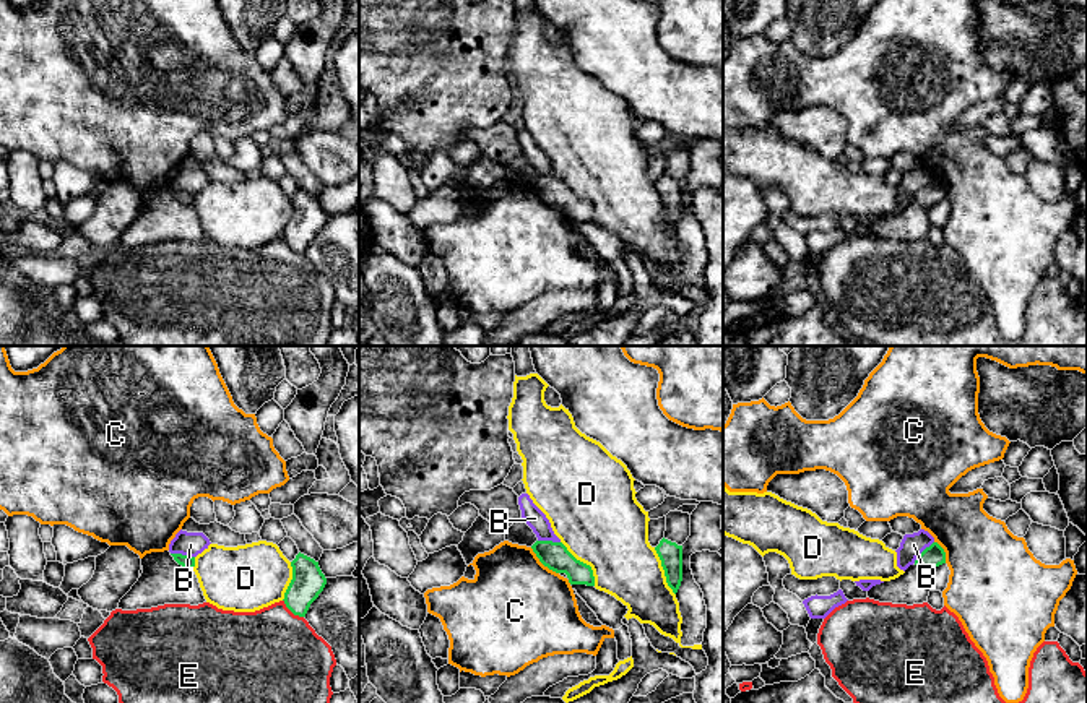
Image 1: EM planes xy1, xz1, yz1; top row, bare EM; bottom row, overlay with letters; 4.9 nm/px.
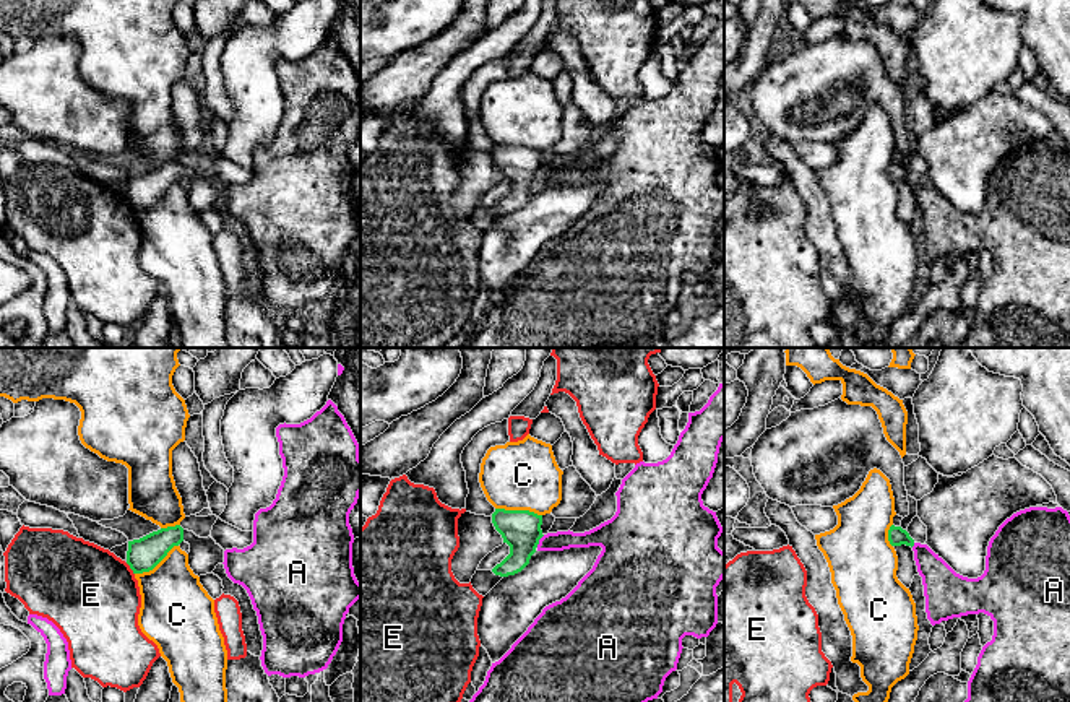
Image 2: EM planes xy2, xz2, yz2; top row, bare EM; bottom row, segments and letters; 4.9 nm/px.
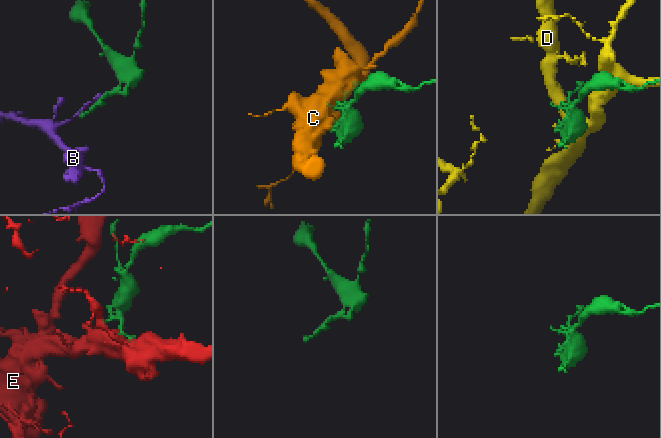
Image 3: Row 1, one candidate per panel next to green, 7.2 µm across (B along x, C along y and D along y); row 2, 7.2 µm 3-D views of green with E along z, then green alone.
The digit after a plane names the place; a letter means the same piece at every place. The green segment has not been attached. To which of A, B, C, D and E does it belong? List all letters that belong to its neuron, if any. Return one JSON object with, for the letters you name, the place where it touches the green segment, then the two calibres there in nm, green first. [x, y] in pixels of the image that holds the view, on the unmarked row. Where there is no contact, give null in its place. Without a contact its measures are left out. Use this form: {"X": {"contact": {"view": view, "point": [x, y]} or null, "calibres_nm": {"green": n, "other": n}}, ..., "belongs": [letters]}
{"belongs": []}

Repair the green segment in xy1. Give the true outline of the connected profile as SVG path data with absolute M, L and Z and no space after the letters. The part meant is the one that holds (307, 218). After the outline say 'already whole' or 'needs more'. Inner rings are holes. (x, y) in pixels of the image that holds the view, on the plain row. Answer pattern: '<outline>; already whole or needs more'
M301 188L291 198L291 203L292 216L283 237L294 252L305 253L310 240L323 227L327 214L322 209L318 198Z; already whole

